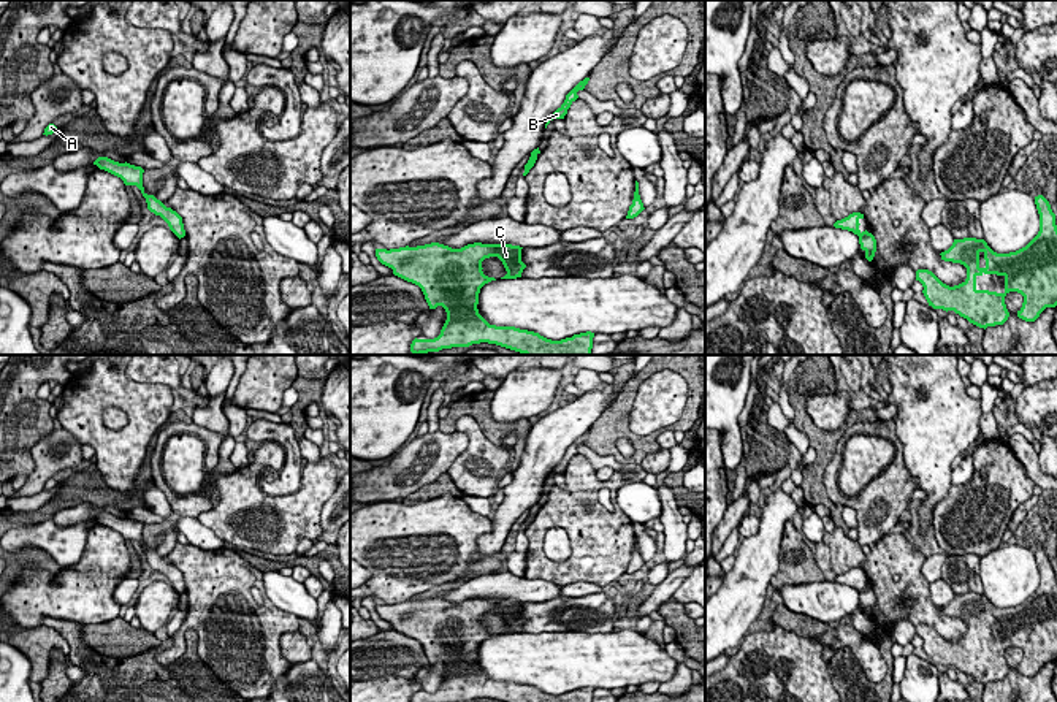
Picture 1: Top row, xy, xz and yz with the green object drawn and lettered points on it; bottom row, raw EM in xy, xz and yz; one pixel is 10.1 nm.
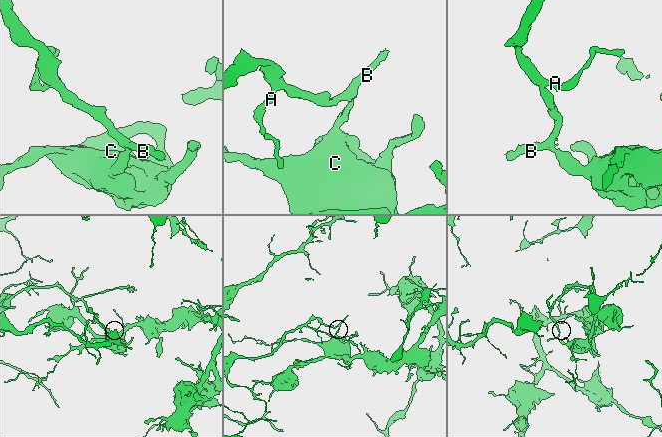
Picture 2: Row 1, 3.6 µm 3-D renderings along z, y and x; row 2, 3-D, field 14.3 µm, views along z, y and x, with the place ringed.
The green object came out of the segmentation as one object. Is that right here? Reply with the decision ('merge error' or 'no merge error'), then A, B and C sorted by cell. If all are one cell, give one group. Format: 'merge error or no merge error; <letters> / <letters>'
merge error; A B / C

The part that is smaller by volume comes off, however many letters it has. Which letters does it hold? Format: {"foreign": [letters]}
{"foreign": ["A", "B"]}

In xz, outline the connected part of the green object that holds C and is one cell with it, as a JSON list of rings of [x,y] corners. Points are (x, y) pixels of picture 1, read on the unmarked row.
[[[431,597],[417,602],[399,604],[376,604],[377,615],[391,623],[393,629],[418,640],[425,650],[429,664],[442,661],[447,667],[447,675],[441,685],[441,689],[434,694],[414,694],[410,702],[469,702],[472,699],[488,697],[501,702],[593,702],[594,688],[586,686],[574,689],[561,696],[551,696],[539,688],[520,685],[515,681],[496,681],[490,680],[477,664],[480,643],[496,635],[483,629],[482,616],[490,612],[498,612],[507,629],[501,634],[521,632],[526,620],[521,616],[520,601],[512,599],[482,599],[474,597],[461,604],[452,604],[448,601]]]

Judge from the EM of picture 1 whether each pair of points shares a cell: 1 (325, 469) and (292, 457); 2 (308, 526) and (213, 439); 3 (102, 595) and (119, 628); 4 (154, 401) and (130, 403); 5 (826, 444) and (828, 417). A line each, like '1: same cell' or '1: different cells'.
1: different cells
2: different cells
3: different cells
4: same cell
5: different cells

